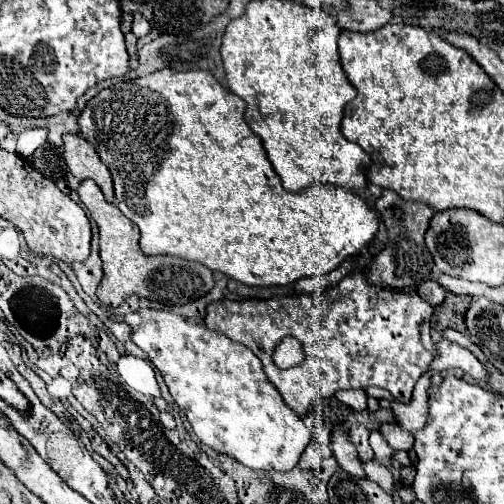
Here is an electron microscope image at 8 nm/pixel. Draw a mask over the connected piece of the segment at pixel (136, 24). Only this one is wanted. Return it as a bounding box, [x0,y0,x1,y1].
[131,12,151,38]

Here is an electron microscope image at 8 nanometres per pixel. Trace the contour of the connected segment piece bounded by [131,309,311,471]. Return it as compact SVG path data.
M139 309L137 313L141 315L141 323L131 331L131 339L161 371L169 393L189 419L201 443L213 447L221 455L235 457L239 463L251 469L289 471L299 463L299 457L311 439L311 431L305 427L301 417L283 403L277 389L271 387L273 383L269 383L261 361L251 349L217 331L209 331L203 327L201 319L189 323L185 317L161 309Z

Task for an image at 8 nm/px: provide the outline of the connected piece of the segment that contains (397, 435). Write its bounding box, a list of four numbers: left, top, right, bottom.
[379,423,414,450]

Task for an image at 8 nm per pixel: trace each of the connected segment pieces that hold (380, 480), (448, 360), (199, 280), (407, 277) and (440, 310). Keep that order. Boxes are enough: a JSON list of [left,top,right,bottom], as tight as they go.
[[363,459,395,493],[428,337,487,379],[79,179,213,307],[369,189,435,287],[431,293,471,331]]

